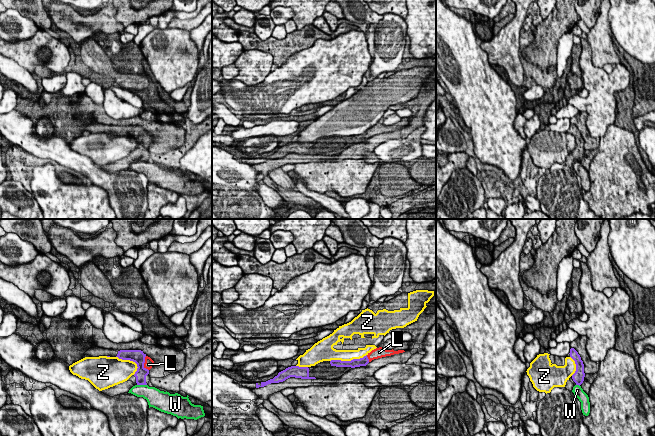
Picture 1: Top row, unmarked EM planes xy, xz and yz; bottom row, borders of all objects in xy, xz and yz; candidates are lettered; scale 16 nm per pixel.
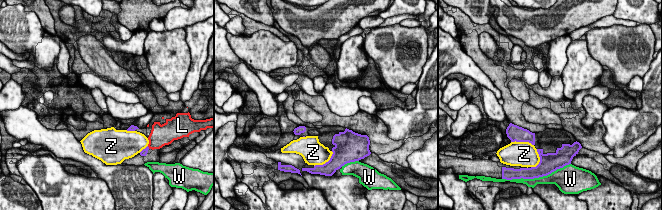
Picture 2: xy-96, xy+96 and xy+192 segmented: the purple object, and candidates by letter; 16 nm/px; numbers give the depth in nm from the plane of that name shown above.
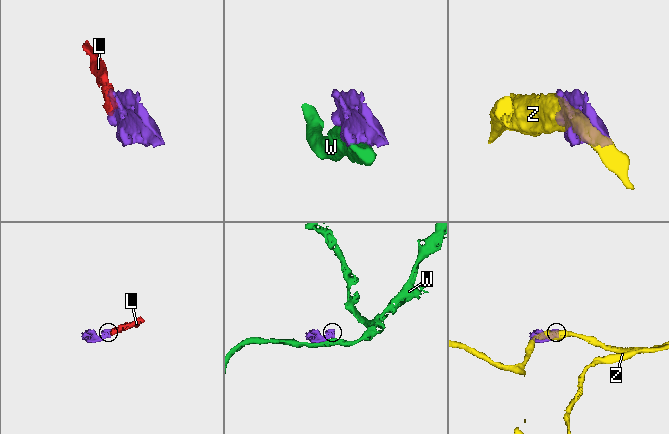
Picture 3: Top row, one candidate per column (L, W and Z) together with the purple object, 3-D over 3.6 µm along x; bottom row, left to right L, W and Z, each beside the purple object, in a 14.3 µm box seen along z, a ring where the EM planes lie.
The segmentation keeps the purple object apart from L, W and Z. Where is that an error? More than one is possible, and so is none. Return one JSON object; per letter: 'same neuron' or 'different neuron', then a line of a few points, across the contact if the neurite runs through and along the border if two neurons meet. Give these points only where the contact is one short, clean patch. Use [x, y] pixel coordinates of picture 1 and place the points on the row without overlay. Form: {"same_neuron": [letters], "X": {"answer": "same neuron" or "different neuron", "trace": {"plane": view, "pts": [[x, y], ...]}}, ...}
{"same_neuron": ["L"], "L": {"answer": "same neuron", "trace": {"plane": "xy", "pts": [[137, 132], [144, 138], [148, 140]]}}, "W": {"answer": "different neuron"}, "Z": {"answer": "different neuron"}}

